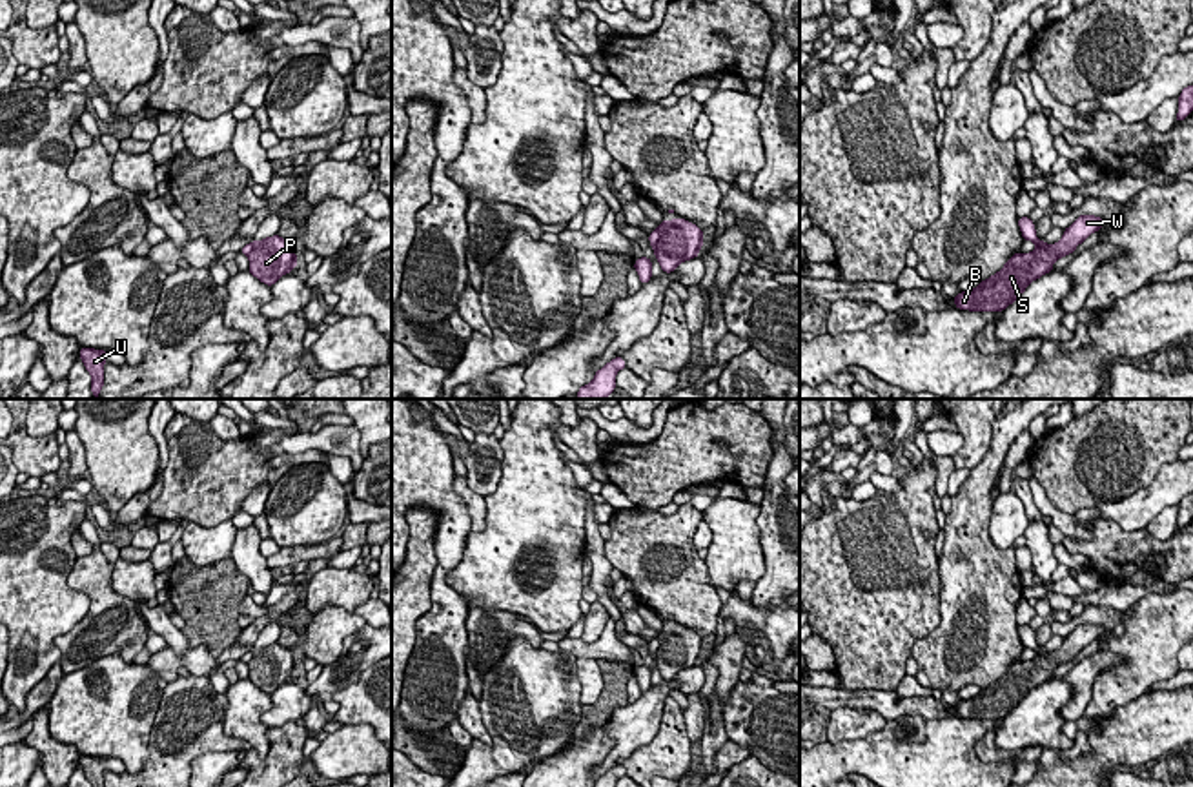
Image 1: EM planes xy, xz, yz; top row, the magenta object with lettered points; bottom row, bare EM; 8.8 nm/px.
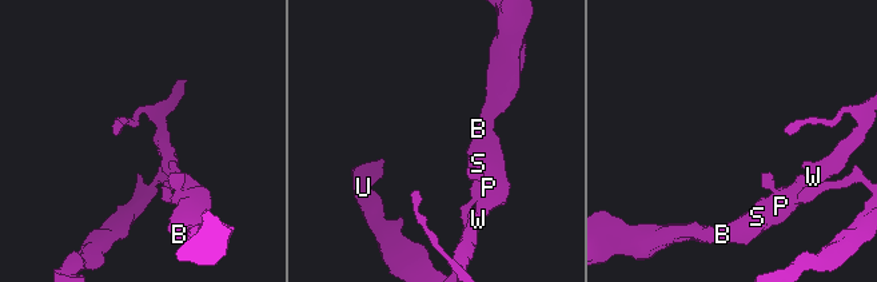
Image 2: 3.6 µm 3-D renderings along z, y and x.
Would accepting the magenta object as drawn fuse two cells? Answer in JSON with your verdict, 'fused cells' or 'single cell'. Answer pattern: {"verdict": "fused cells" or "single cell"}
{"verdict": "fused cells"}

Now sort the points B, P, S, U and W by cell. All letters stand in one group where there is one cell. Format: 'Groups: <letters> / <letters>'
Groups: B P S W / U

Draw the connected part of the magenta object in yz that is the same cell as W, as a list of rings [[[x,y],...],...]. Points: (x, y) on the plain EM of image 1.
[[[1080,623],[1064,638],[1056,652],[1044,650],[1027,663],[1015,661],[1000,680],[982,689],[974,698],[954,703],[954,714],[969,720],[1004,720],[1025,696],[1053,680],[1053,670],[1076,658],[1091,641],[1104,634],[1104,627]]]

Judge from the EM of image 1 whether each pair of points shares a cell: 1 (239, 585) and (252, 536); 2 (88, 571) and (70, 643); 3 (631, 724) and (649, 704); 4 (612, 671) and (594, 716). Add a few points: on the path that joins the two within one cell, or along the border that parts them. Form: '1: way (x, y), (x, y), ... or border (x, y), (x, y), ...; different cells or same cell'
1: border (232, 560), (235, 569), (252, 583); different cells
2: way (97, 591), (97, 622), (90, 629); same cell
3: way (636, 718), (645, 709); same cell
4: way (612, 682), (612, 695), (605, 705); same cell

